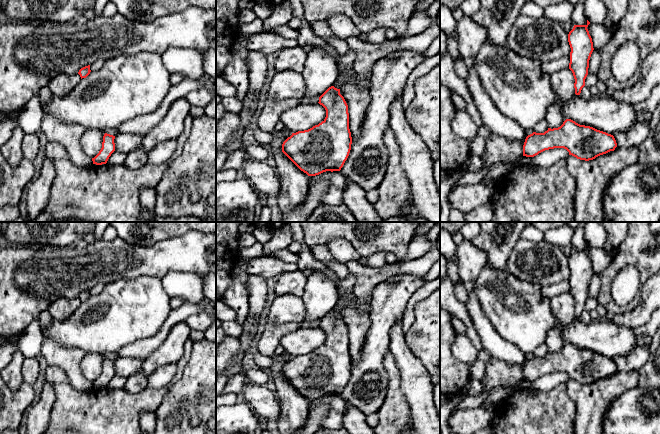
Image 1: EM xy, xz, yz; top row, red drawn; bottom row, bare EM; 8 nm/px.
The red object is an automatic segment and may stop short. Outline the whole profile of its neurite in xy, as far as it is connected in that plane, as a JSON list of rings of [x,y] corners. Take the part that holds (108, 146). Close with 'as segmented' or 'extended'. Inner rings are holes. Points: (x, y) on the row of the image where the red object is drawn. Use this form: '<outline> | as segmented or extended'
[[[105,133],[103,136],[102,148],[99,153],[92,158],[93,164],[106,164],[111,154],[115,151],[115,136]]] | as segmented

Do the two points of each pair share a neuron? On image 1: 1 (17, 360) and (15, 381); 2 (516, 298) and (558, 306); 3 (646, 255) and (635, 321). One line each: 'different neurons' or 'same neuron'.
1: same neuron
2: different neurons
3: different neurons

